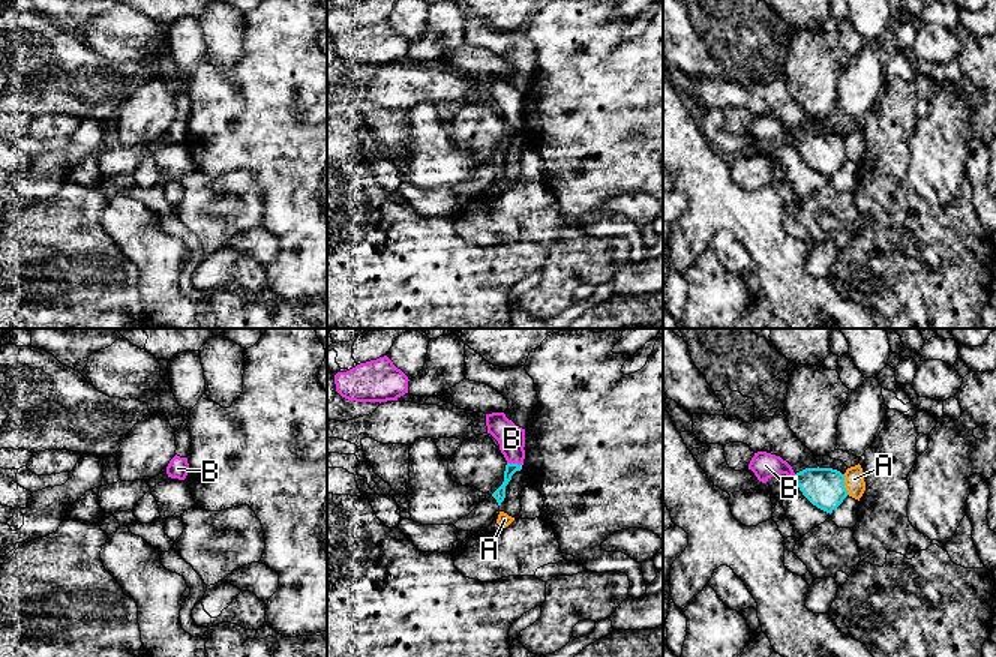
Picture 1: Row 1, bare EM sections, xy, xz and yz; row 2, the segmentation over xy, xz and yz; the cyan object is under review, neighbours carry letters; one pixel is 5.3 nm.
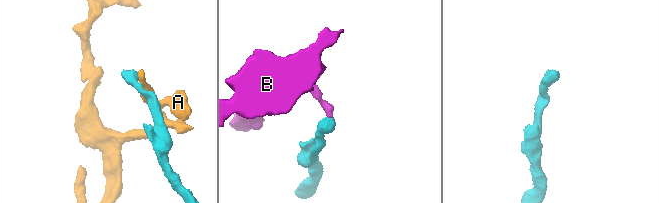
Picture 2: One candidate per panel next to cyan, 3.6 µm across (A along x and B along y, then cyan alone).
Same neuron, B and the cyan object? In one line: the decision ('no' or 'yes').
no

